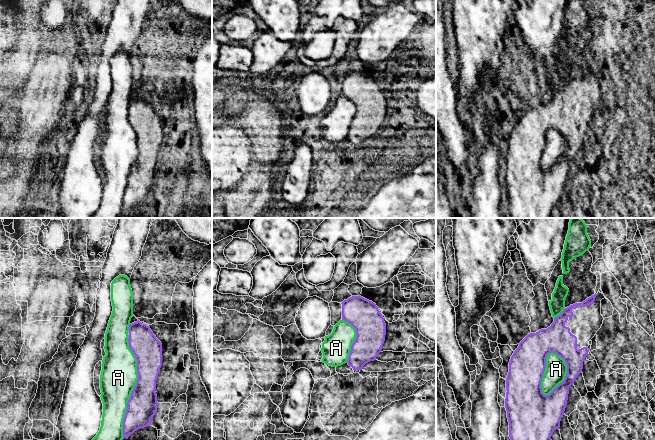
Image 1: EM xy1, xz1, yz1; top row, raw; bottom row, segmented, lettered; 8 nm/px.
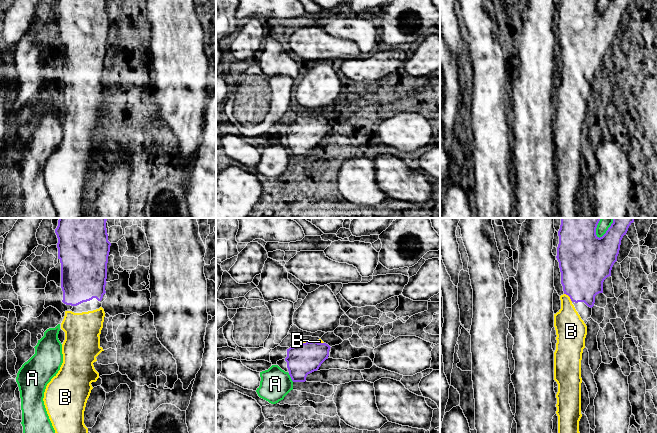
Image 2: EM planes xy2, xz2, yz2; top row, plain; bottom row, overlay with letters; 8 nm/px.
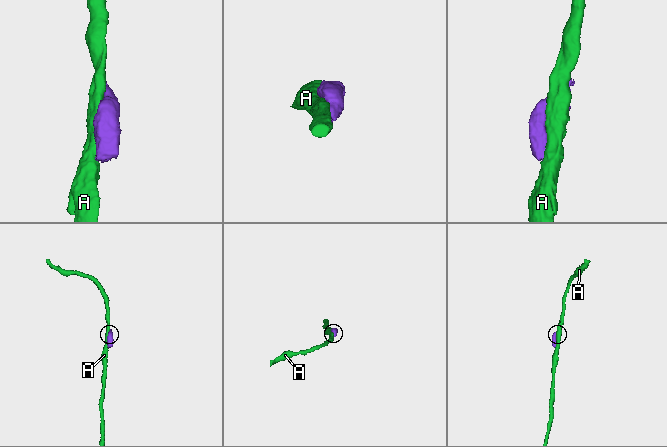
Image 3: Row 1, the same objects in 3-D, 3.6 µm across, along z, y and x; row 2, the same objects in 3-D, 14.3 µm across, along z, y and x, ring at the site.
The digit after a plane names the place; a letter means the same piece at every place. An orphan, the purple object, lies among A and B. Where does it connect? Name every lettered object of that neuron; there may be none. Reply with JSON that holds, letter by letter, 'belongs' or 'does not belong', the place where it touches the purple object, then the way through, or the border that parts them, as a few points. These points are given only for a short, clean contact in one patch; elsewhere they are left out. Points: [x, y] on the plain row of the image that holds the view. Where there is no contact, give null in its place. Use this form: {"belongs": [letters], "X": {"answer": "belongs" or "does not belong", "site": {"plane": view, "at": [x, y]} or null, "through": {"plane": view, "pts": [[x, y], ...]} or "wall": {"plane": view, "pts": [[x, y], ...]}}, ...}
{"belongs": ["B"], "A": {"answer": "does not belong", "site": {"plane": "xy1", "at": [134, 164]}}, "B": {"answer": "belongs", "site": {"plane": "yz2", "at": [569, 72]}, "through": {"plane": "yz2", "pts": [[583, 45], [581, 59], [569, 72], [569, 102]]}}}

